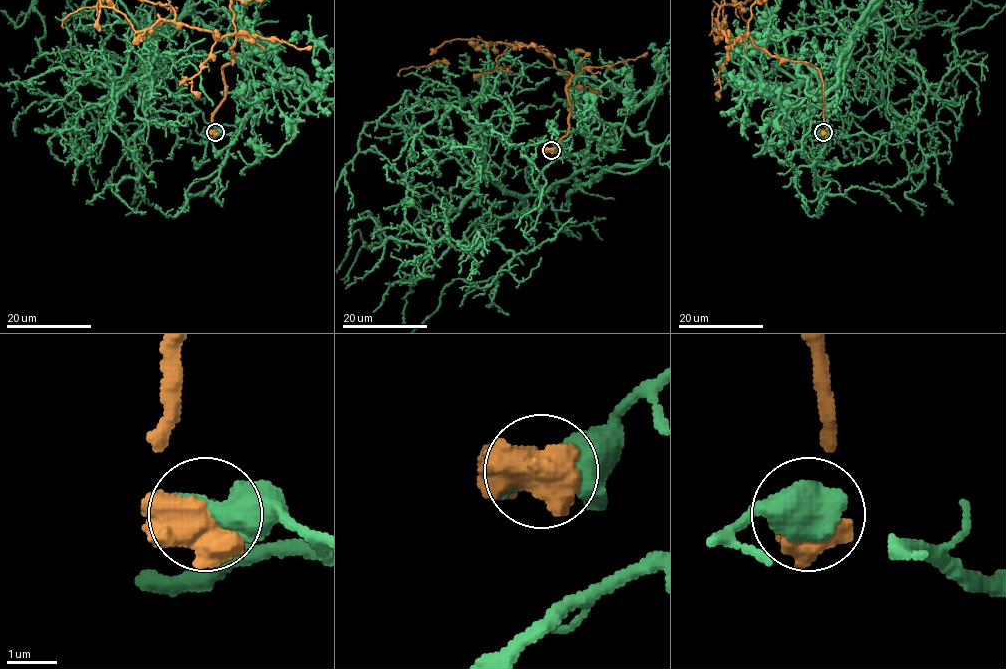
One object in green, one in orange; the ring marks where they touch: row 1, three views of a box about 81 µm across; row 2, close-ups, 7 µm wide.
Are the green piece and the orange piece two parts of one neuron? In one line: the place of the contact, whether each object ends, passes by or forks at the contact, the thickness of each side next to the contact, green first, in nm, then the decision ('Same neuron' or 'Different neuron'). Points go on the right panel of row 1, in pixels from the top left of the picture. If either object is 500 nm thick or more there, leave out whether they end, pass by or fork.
Place: (823, 132). Thickness 550 nm (green) against 650 nm. Different neuron

